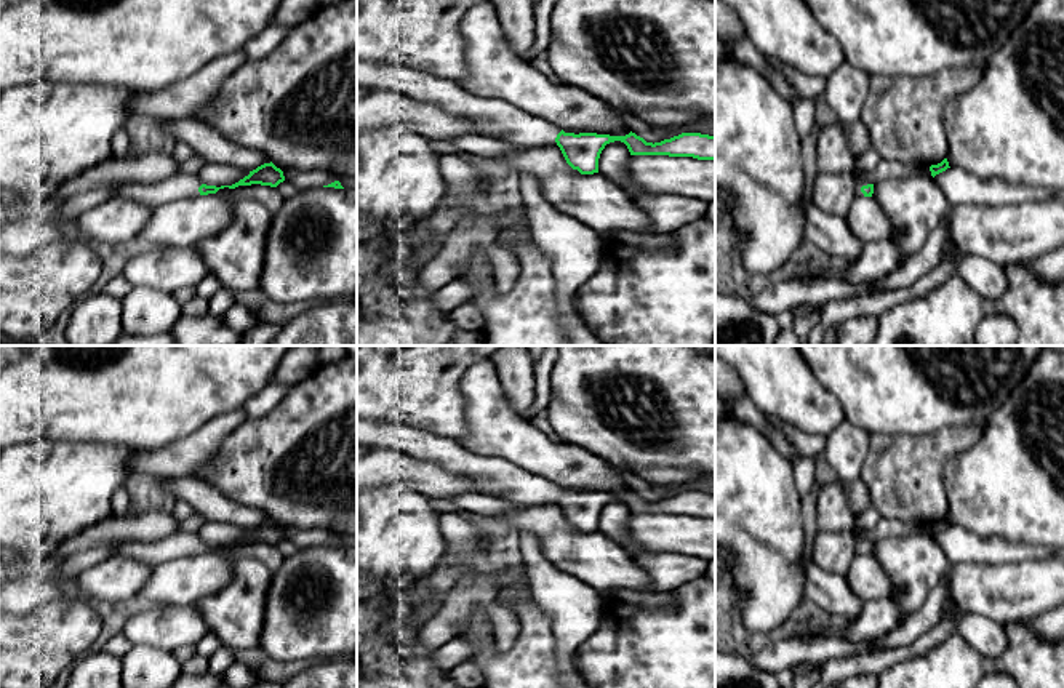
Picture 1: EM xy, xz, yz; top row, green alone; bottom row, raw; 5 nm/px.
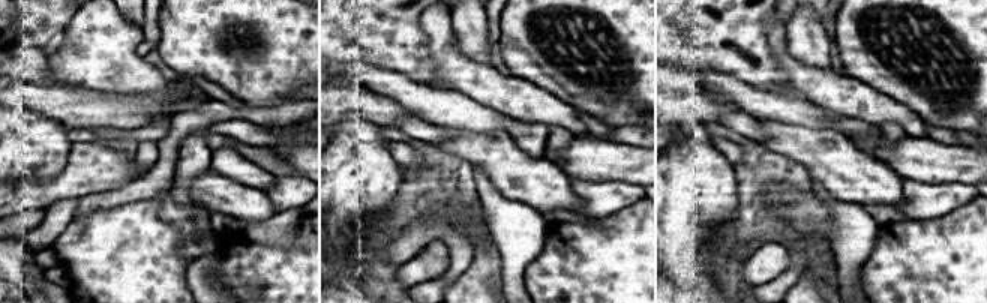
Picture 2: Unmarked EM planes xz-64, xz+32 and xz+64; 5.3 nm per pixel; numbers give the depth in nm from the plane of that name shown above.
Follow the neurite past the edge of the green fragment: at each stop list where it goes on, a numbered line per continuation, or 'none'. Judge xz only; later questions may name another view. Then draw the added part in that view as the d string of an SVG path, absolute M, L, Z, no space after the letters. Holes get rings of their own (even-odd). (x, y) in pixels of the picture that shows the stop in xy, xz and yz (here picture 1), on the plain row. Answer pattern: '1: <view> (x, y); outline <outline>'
1: xz (500, 477); outline M357 421L357 443L370 448L394 448L418 459L430 459L456 475L472 478L477 491L515 504L557 502L555 496L562 490L554 482L530 474L507 459L470 453L450 438L400 421Z

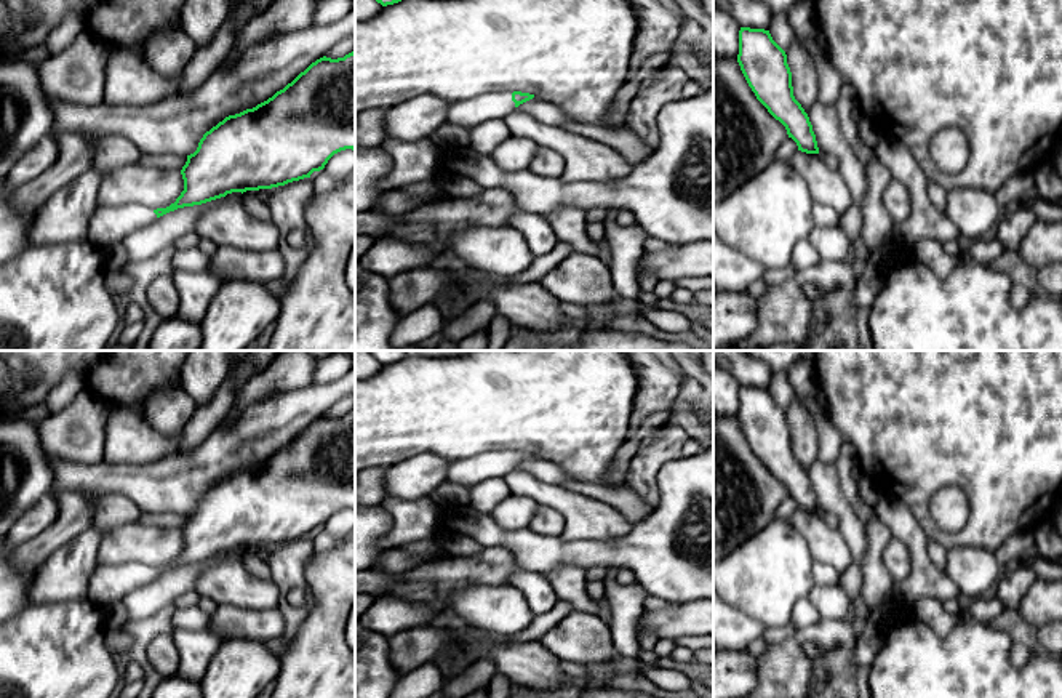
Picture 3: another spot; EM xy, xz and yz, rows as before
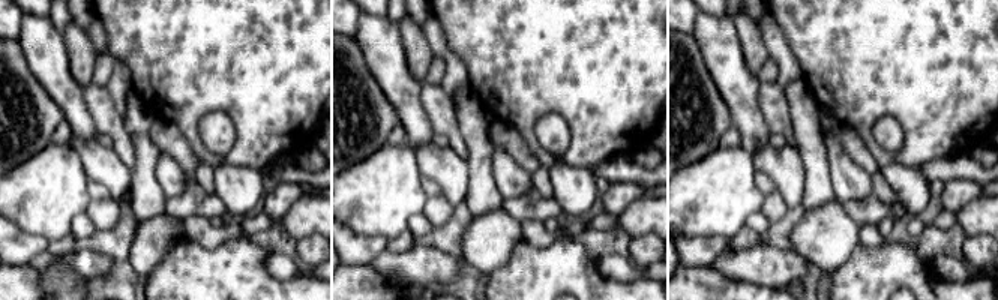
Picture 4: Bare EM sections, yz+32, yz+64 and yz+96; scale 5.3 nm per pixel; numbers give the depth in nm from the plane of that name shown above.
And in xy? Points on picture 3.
1: xy (107, 585); outline M139 562L98 565L88 583L88 599L107 607L155 580L157 573L154 568Z

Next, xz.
1: xz (469, 471); outline M491 450L449 461L448 480L470 488L491 477L504 477L515 467L512 450Z

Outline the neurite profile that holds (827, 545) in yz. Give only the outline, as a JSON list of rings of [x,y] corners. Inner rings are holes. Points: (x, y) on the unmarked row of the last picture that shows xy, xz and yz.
[[[796,509],[789,522],[804,538],[816,564],[835,568],[840,576],[851,565],[851,551],[838,528],[832,528],[822,512]]]

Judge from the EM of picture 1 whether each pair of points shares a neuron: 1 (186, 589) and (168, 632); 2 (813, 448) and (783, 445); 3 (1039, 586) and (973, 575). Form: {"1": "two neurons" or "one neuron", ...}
{"1": "two neurons", "2": "two neurons", "3": "one neuron"}

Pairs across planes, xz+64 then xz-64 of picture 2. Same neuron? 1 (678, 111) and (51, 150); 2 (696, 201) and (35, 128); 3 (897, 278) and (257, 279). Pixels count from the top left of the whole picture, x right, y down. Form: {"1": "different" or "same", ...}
{"1": "different", "2": "same", "3": "same"}

